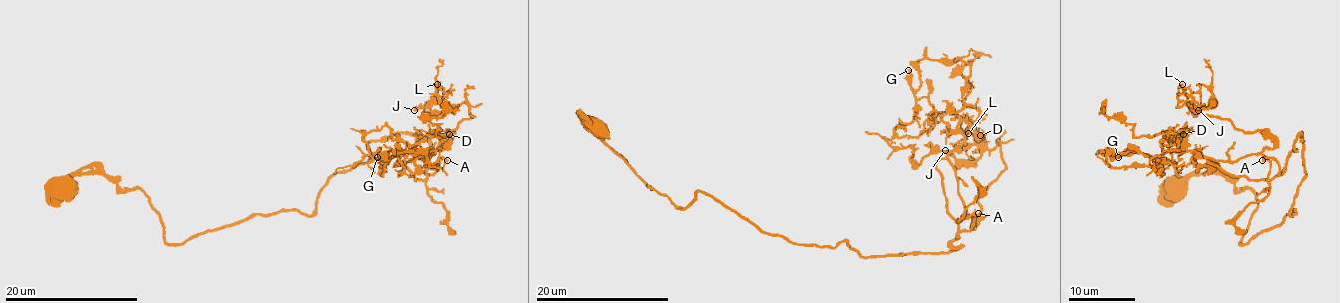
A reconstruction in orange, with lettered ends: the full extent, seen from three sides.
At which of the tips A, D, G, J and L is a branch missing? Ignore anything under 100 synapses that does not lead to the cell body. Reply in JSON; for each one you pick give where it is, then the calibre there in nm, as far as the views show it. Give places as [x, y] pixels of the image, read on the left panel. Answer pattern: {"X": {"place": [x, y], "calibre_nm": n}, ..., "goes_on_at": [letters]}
{"A": {"place": [447, 160], "calibre_nm": 220}, "goes_on_at": ["A"]}

